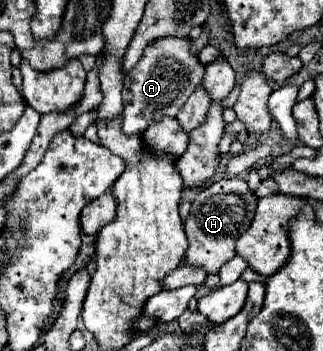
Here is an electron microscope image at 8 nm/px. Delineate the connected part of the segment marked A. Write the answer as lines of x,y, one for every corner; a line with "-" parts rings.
163,36
155,42
147,44
139,62
129,70
125,86
123,86
123,122
121,130
127,136
143,134
153,122
161,118
175,118
187,98
195,92
201,84
205,74
205,66
201,64
199,56
191,52
191,38
177,38
177,36

